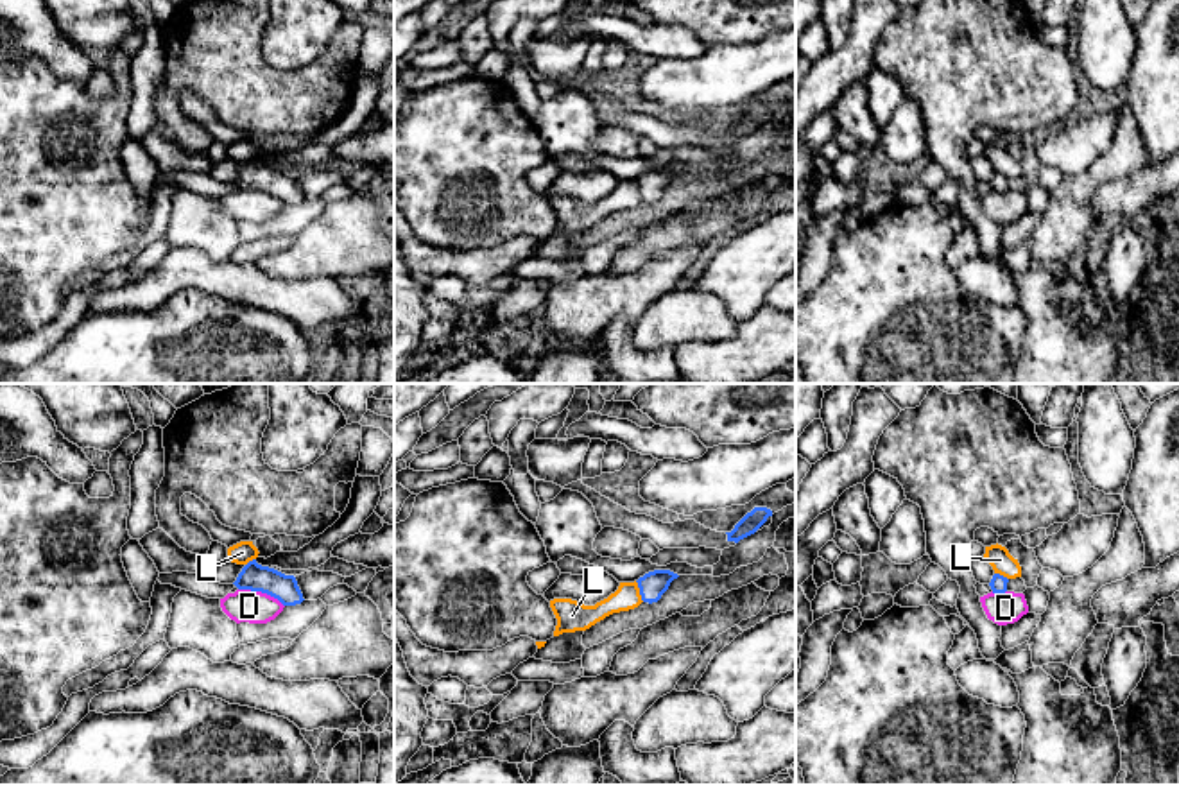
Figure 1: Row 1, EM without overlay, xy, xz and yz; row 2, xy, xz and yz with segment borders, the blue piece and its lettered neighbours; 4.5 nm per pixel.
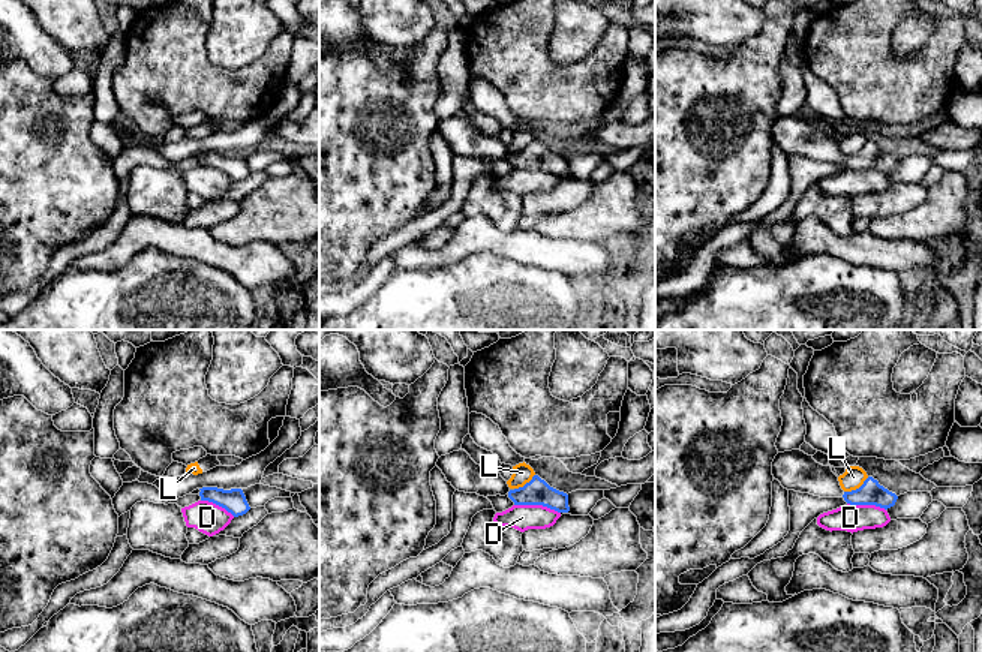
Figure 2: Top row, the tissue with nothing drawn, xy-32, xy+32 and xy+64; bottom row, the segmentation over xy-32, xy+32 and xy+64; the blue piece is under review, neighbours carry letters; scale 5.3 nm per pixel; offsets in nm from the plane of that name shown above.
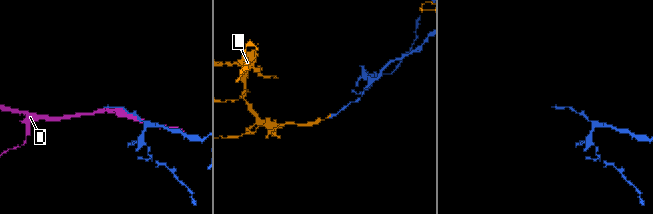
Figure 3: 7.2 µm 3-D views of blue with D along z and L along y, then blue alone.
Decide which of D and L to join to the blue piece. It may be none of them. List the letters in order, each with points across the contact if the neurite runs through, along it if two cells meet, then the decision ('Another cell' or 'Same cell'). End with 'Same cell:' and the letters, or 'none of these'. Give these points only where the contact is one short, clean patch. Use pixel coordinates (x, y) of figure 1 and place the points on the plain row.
D: Another cell
L: Boundary: xz (635, 180), (644, 199). Another cell
Same cell: none of these

